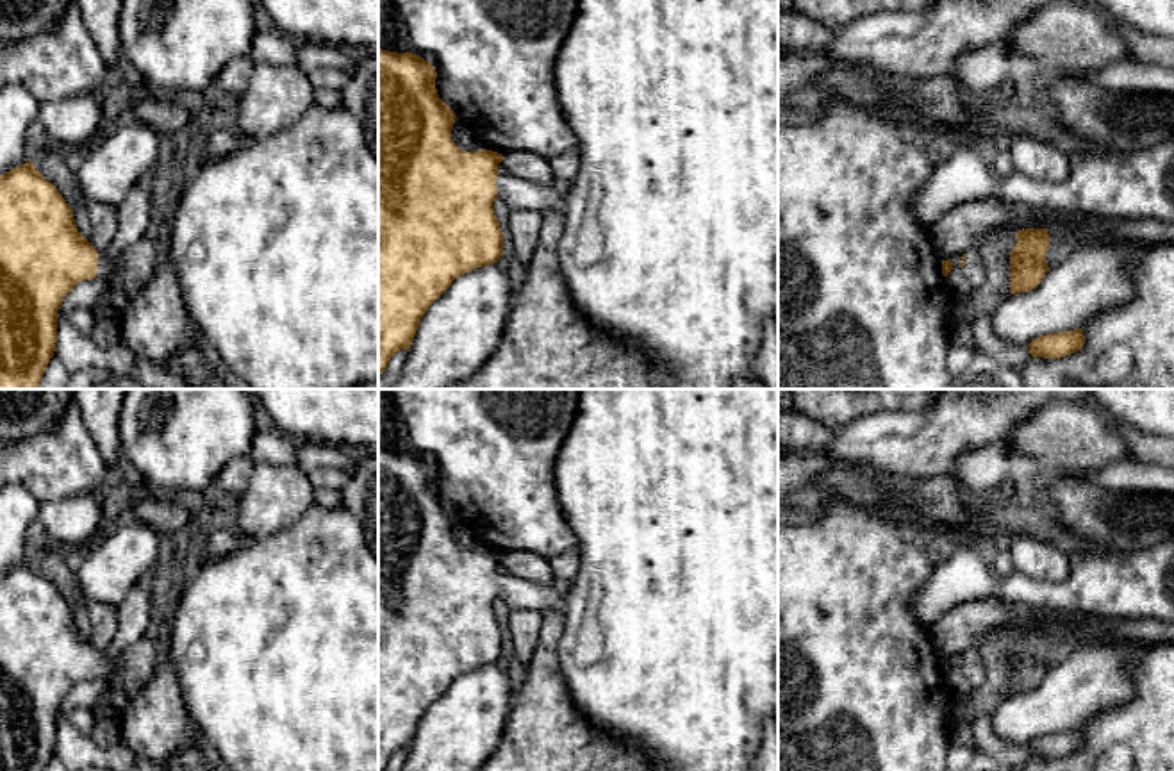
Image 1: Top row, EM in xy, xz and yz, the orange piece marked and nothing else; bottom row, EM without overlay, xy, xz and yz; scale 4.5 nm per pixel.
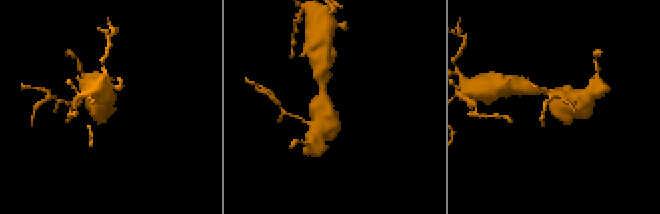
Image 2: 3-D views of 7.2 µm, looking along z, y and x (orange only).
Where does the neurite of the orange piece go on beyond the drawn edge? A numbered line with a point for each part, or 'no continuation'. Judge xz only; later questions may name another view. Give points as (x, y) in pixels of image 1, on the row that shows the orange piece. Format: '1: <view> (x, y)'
1: xz (518, 193)

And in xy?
1: xy (109, 270)

